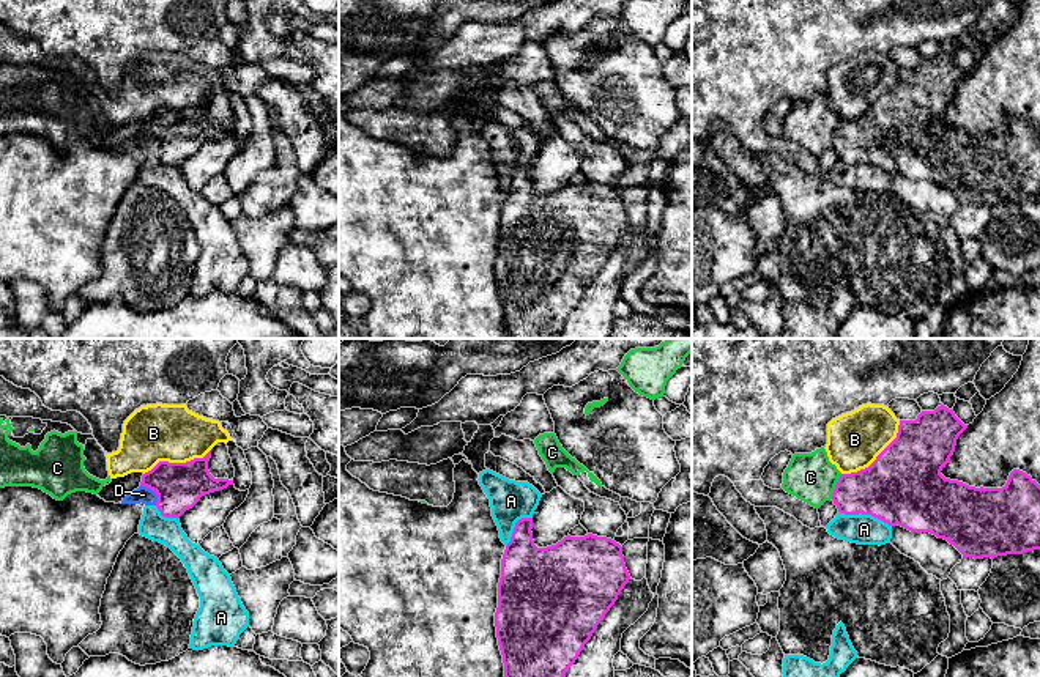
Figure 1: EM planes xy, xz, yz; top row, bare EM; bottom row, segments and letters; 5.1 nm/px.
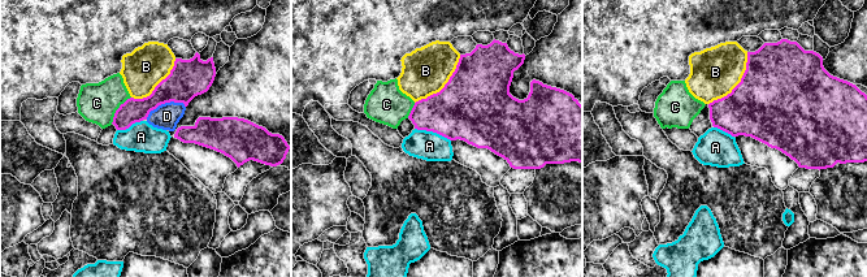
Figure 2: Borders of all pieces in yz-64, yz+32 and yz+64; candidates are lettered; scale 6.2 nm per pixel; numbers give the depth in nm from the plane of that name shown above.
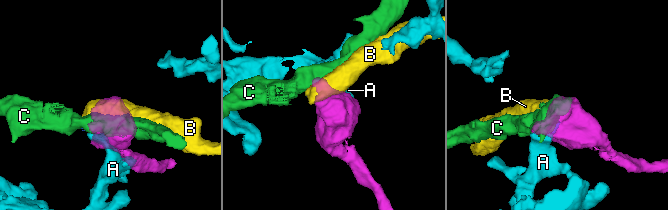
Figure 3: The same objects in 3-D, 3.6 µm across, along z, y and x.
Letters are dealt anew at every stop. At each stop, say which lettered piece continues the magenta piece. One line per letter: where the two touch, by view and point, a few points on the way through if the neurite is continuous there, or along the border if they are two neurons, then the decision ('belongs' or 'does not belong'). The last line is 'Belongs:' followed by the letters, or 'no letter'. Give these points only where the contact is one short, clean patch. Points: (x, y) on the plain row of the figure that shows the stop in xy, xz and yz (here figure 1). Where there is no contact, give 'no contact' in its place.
A: contact yz (865, 161); border yz (839, 158), (873, 162), (891, 173); does not belong
B: contact yz (876, 104); does not belong
C: contact yz (835, 134); border yz (842, 122), (831, 145); does not belong
D: contact xy (153, 137); border xy (141, 131), (156, 142), (156, 151); does not belong
Belongs: no letter

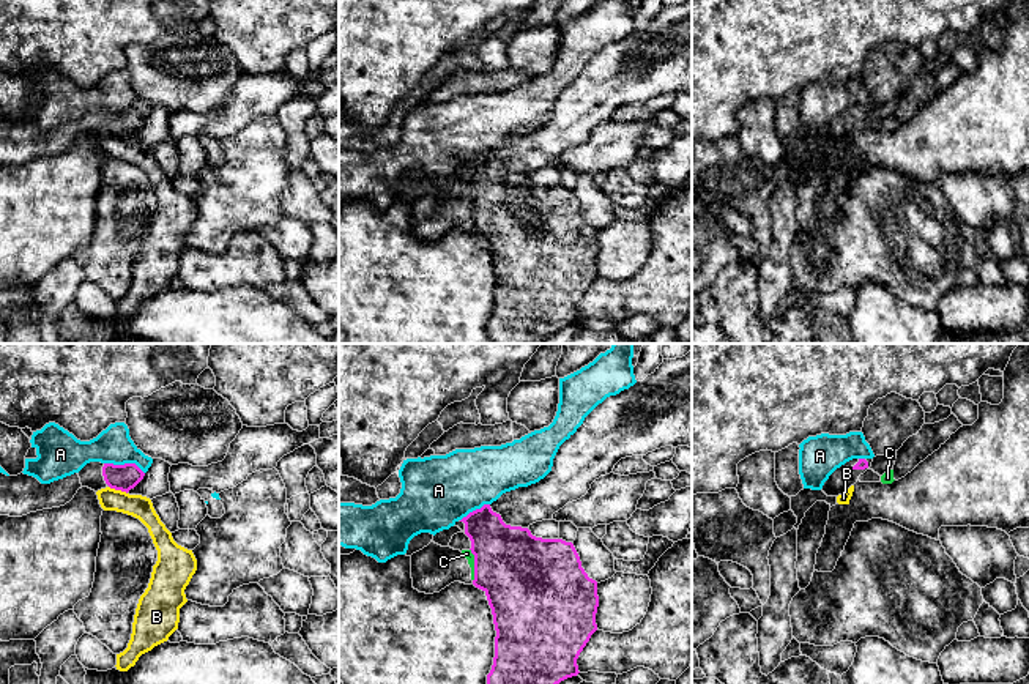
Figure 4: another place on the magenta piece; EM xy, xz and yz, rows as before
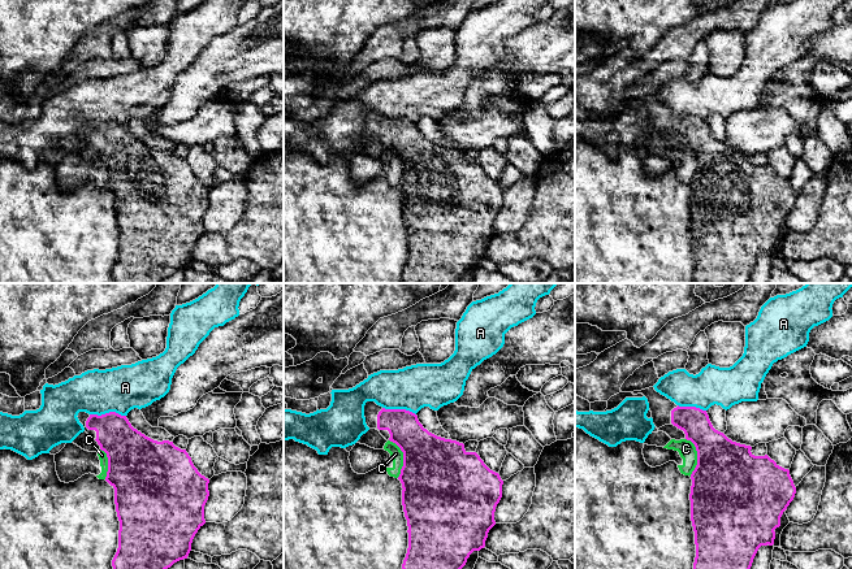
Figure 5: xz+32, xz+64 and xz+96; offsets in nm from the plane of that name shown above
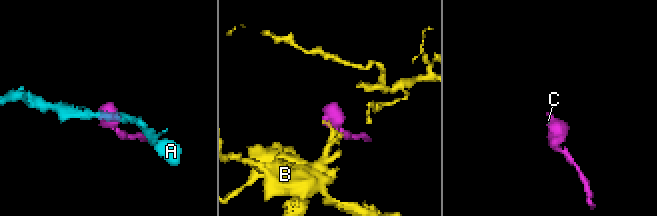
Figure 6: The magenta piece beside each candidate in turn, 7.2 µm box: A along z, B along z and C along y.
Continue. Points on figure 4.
A: contact xy (125, 111); border xy (104, 109), (134, 111), (144, 120); does not belong
B: contact xy (118, 136); border xy (109, 133), (126, 141); does not belong
C: contact xz (475, 211); border xz (470, 196), (473, 202), (473, 227); does not belong
Belongs: no letter

